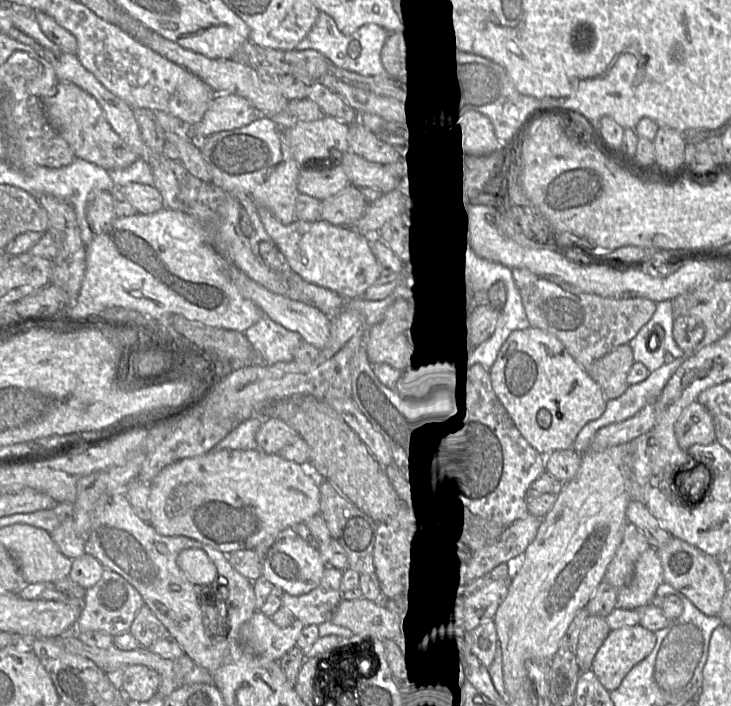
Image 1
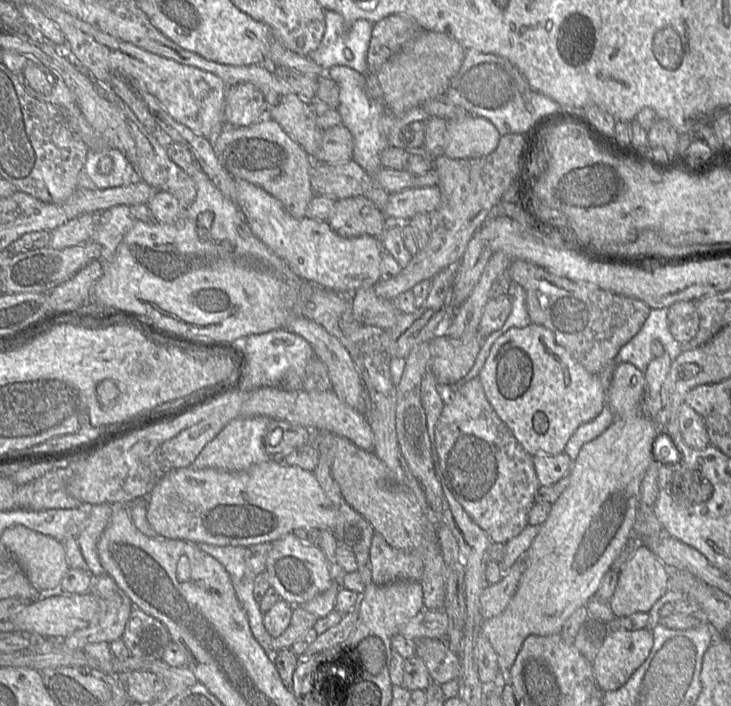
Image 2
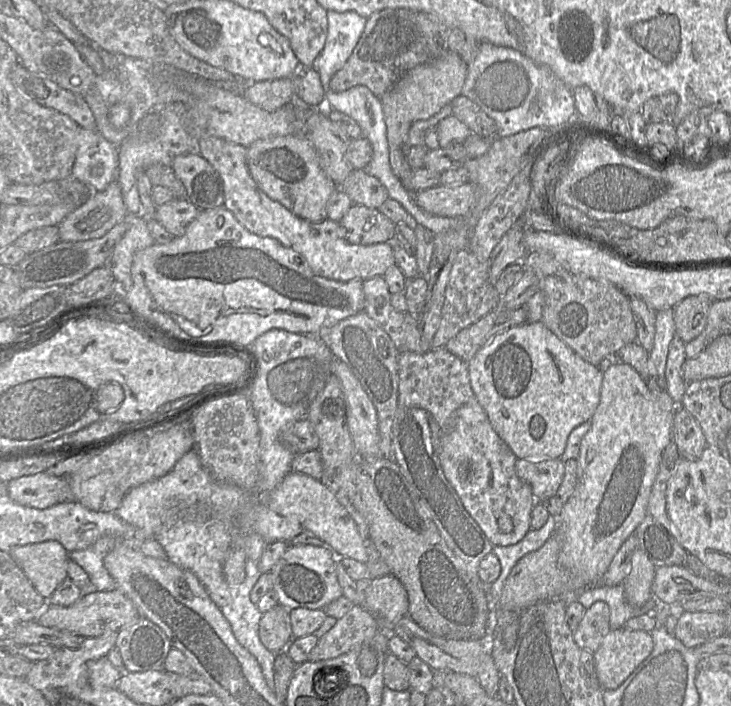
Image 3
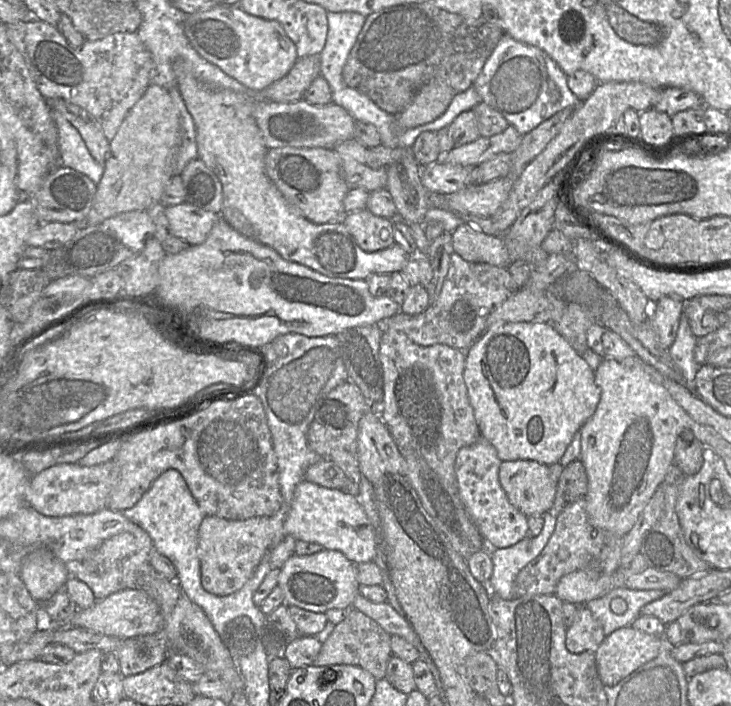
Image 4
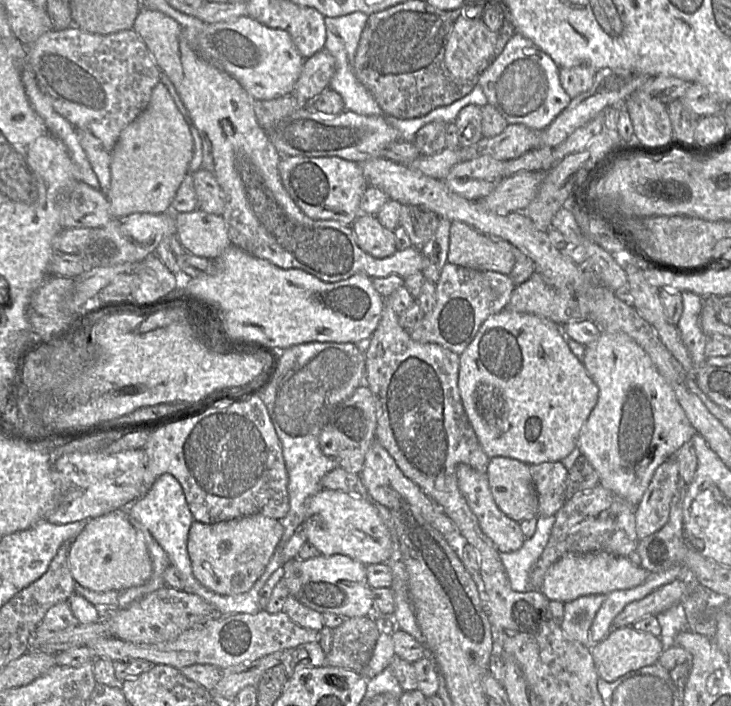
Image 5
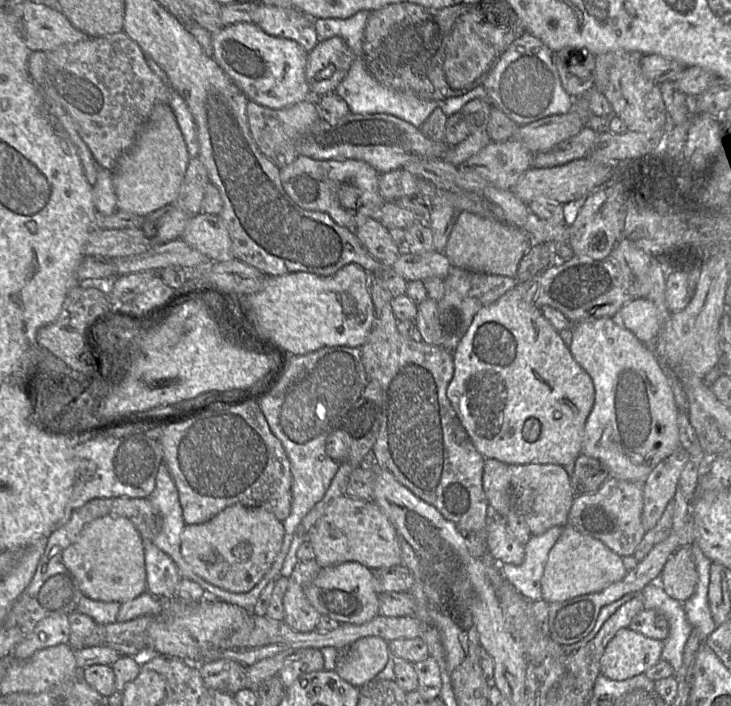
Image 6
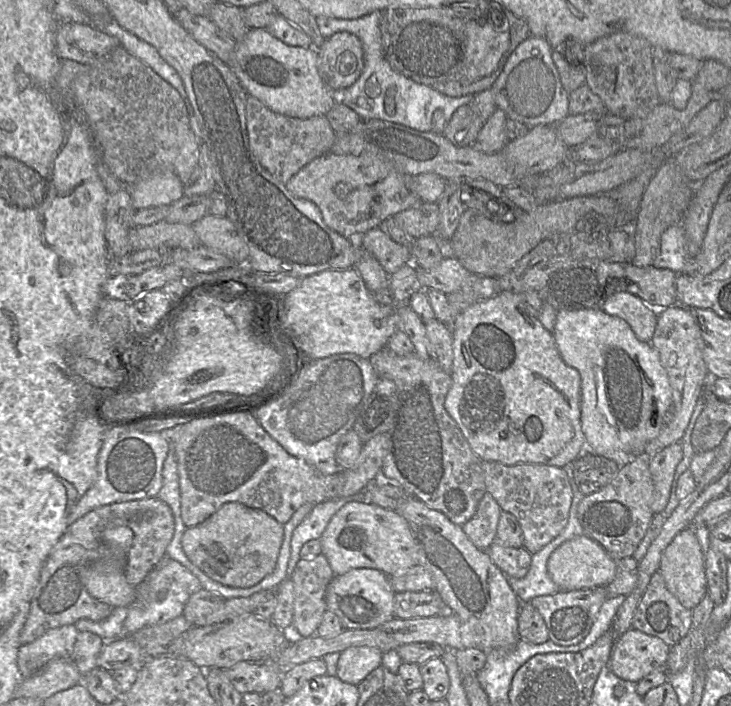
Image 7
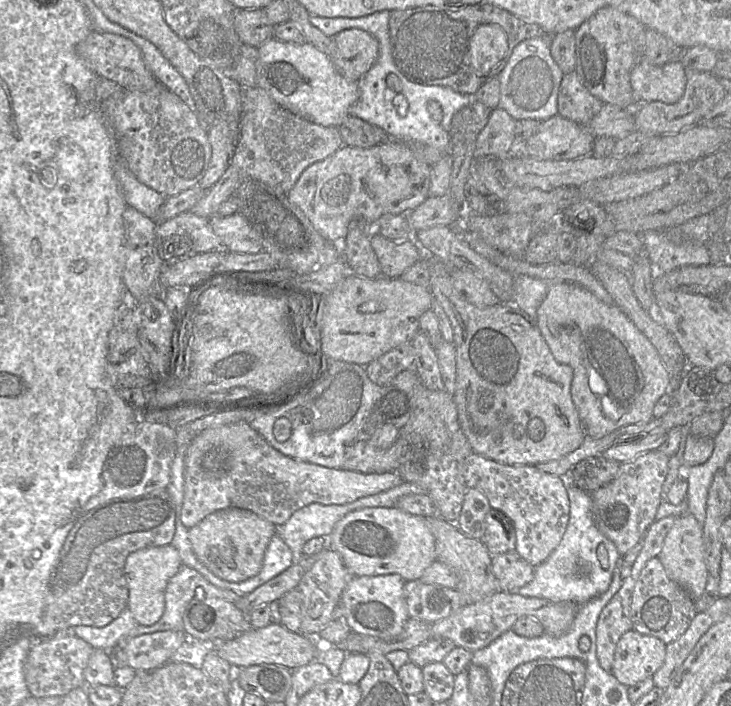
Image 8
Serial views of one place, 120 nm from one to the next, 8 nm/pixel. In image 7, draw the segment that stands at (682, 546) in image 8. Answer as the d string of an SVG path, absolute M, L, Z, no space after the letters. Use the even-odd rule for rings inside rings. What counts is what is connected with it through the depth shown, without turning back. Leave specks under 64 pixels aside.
M693 526L681 530L666 547L660 560L659 571L666 588L685 608L693 610L707 595L705 554Z

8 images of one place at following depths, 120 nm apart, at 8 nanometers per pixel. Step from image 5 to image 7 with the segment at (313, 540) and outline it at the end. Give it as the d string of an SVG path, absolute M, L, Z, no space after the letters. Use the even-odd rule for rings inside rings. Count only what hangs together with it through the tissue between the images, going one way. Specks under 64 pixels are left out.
M346 503L333 515L319 540L321 553L327 558L335 575L345 574L354 568L372 568L390 577L403 574L417 564L416 544L407 521L395 510L382 508L373 503Z

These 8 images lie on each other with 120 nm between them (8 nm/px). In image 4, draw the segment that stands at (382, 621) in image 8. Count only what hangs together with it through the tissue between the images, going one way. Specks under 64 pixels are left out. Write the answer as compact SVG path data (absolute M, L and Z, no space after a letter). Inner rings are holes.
M324 548L311 555L292 555L280 568L278 586L284 594L283 605L320 613L330 609L352 608L352 603L359 594L355 564L341 552Z

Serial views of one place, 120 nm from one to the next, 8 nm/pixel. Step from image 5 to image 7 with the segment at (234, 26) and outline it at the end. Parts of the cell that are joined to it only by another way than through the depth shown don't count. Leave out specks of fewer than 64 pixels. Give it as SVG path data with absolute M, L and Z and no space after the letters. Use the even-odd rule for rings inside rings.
M251 28L230 54L227 65L233 70L248 95L259 99L272 111L307 119L325 115L337 101L337 92L321 78L318 52L313 47L291 46L271 35L266 28Z

